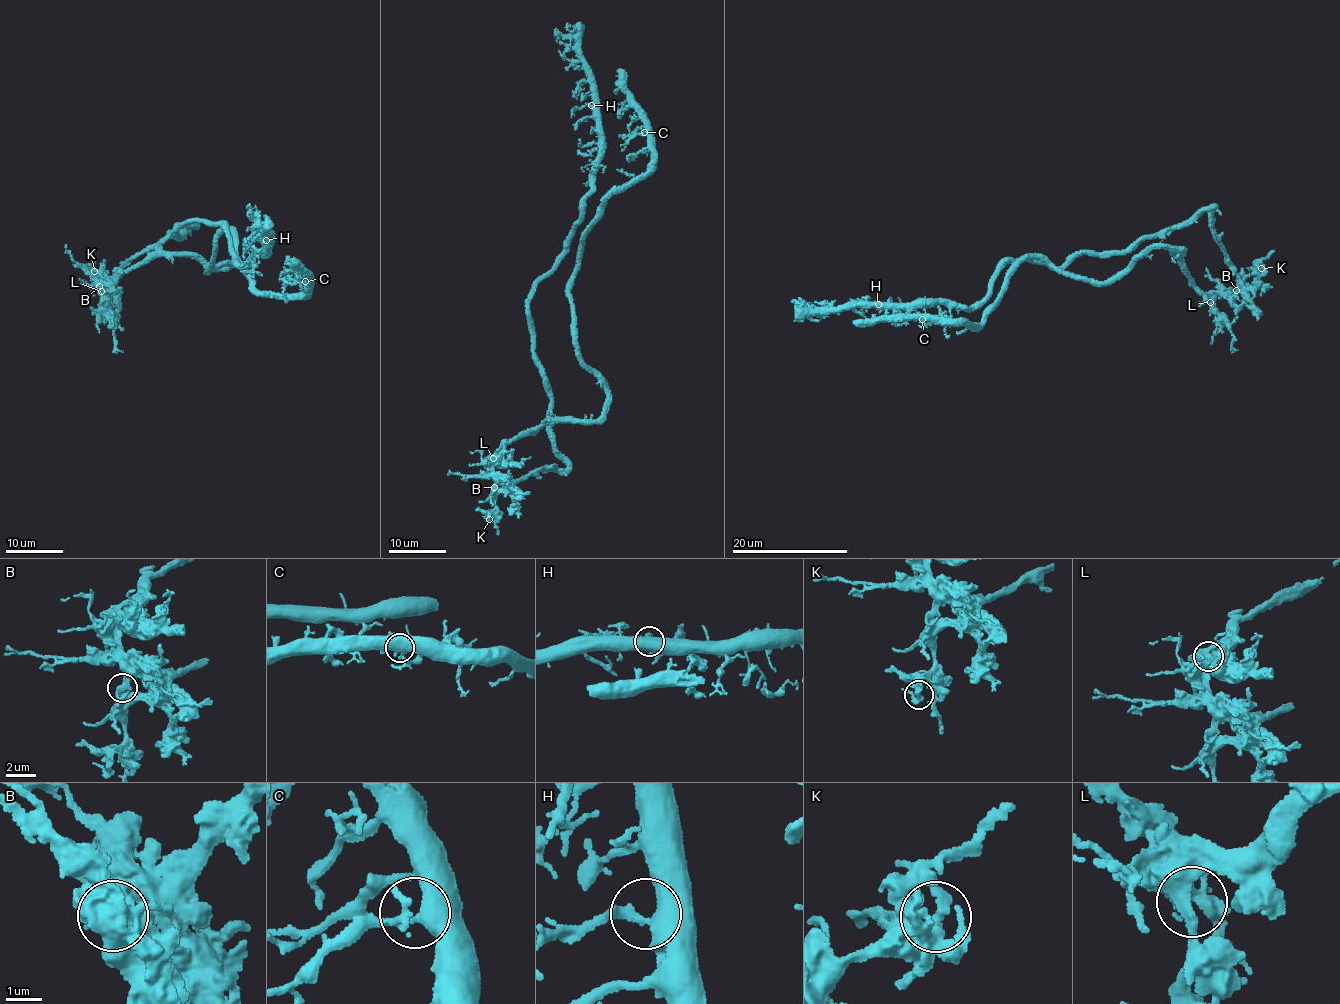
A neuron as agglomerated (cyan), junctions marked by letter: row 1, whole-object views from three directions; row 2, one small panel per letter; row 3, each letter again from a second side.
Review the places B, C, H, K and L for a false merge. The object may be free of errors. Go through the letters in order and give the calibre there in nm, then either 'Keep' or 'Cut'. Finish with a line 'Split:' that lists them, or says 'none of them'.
B: Thickness 360 nm. Cut
C: Thickness 480 nm. Keep
H: Thickness 420 nm. Keep
K: Thickness 360 nm. Keep
L: Thickness 440 nm. Keep
Split: B

